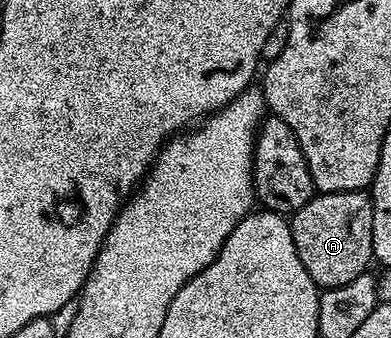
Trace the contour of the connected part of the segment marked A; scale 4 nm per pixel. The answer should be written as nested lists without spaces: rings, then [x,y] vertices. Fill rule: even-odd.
[[[366,191],[316,194],[290,217],[289,223],[293,246],[297,246],[305,270],[320,289],[345,286],[345,282],[353,282],[368,271],[367,263],[373,260],[373,206]]]

